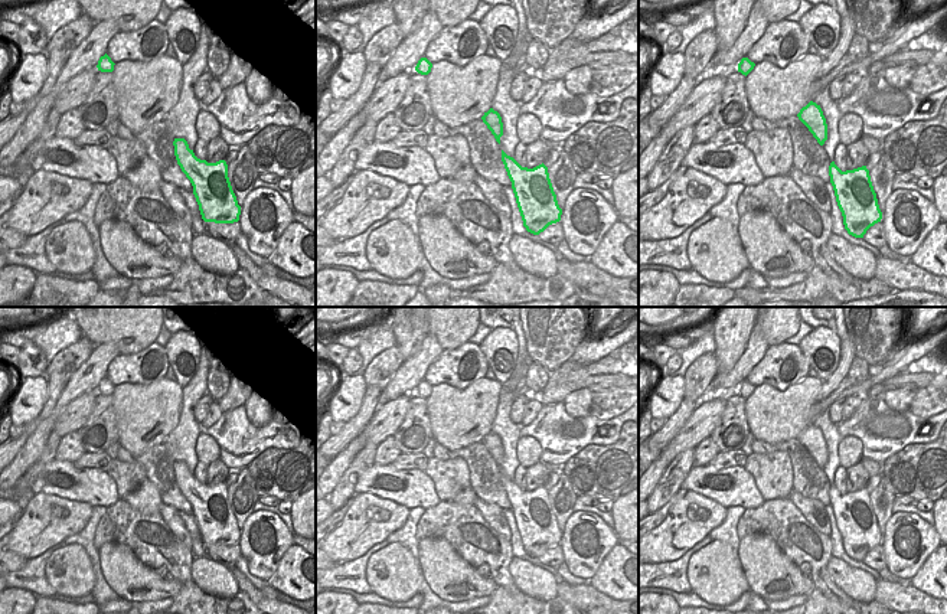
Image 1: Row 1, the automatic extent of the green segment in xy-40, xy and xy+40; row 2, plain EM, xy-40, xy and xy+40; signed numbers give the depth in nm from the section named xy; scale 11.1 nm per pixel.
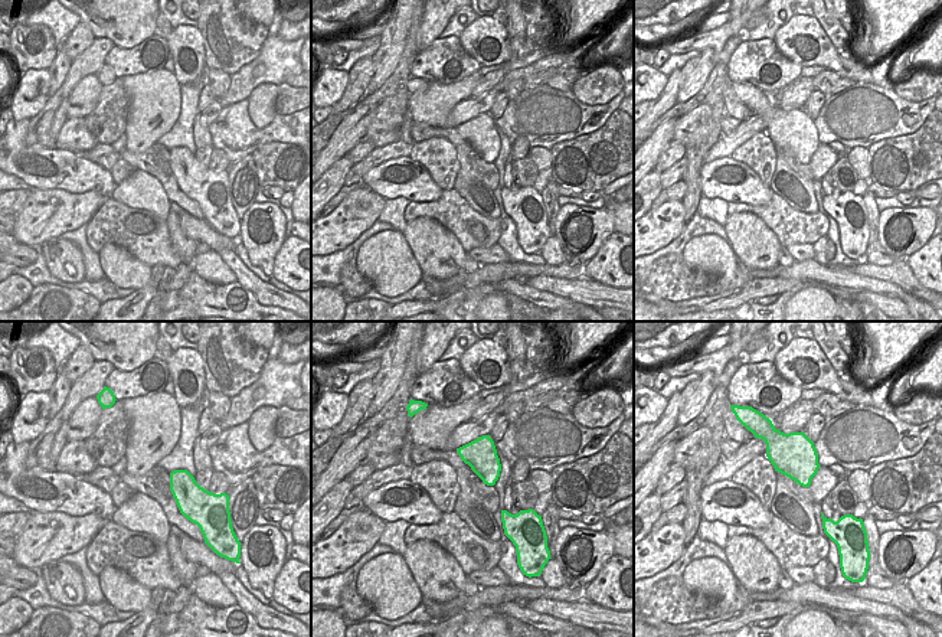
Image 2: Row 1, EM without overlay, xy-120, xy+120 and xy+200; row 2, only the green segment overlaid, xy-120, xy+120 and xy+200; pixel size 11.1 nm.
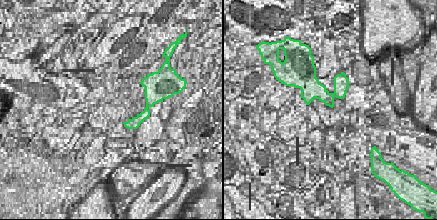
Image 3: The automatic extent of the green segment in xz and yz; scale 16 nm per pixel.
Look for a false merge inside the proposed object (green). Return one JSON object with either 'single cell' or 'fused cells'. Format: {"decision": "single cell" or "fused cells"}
{"decision": "single cell"}

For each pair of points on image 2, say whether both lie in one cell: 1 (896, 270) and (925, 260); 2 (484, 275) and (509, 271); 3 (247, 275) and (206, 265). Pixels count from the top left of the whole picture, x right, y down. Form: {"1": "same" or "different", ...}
{"1": "different", "2": "same", "3": "different"}

